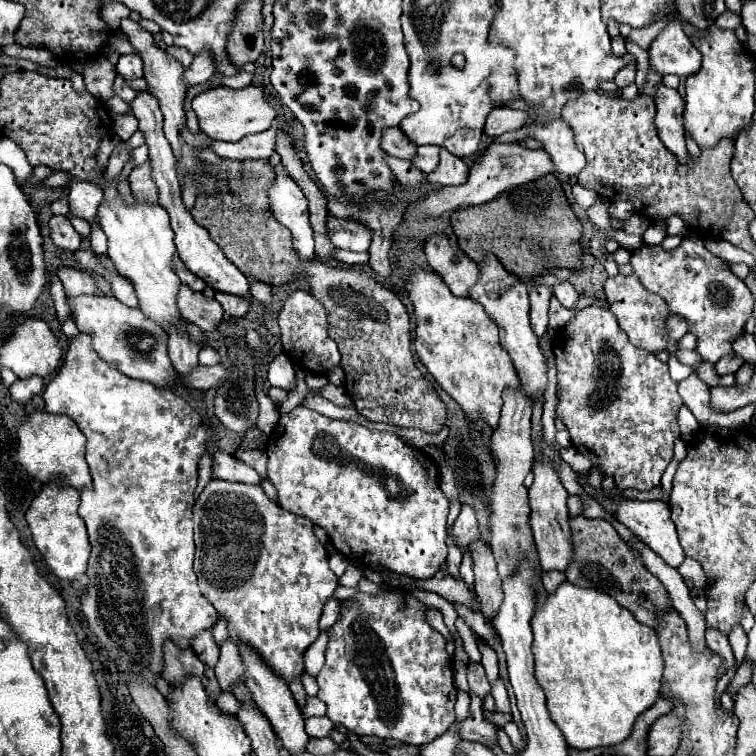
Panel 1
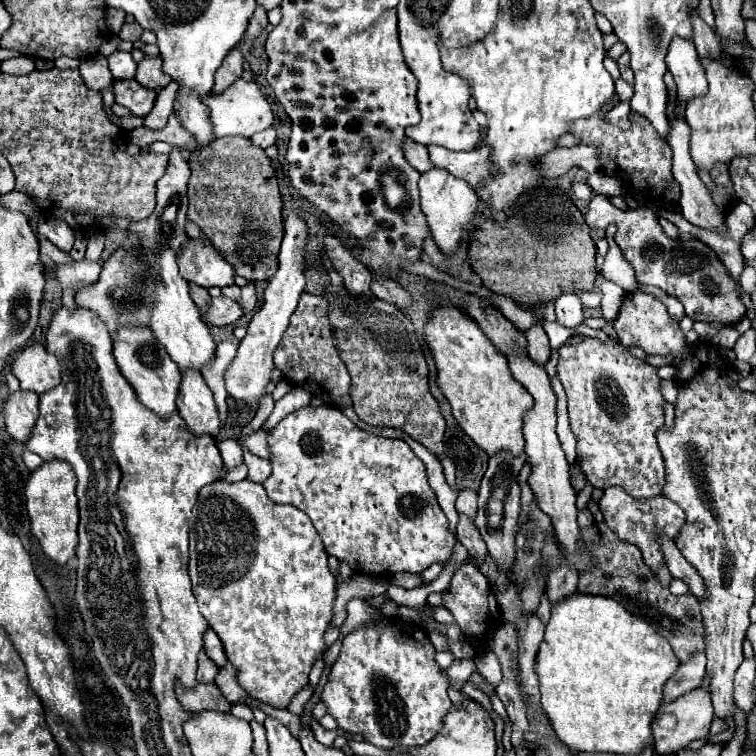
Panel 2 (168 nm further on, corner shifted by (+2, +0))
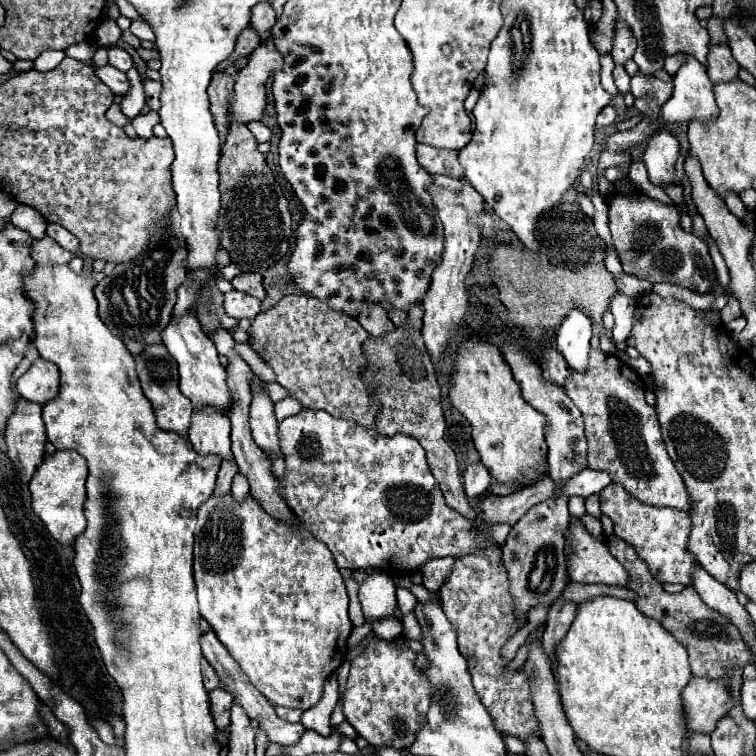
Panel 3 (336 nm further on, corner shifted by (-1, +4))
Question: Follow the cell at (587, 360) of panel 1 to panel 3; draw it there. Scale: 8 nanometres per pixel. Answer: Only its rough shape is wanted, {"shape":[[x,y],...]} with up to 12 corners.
{"shape":[[591,350],[567,396],[589,468],[637,500],[691,510],[635,370]]}

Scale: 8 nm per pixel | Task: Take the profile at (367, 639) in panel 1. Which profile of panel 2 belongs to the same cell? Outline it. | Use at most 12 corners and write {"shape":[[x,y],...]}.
{"shape":[[350,632],[320,700],[380,748],[424,746],[452,702],[428,634]]}

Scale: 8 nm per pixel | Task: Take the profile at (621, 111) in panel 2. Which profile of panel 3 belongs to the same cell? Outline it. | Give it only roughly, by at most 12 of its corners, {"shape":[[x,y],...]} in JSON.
{"shape":[[613,106],[603,108],[597,116],[599,128],[609,126],[615,122]]}

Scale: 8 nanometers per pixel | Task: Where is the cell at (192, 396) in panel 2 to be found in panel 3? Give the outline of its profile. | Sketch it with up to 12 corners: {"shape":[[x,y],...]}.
{"shape":[[193,412],[189,442],[201,456],[231,460],[229,418]]}

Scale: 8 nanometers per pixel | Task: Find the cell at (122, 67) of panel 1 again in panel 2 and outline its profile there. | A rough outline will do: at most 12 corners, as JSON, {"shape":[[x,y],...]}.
{"shape":[[112,52],[108,66],[114,80],[134,78],[130,52]]}

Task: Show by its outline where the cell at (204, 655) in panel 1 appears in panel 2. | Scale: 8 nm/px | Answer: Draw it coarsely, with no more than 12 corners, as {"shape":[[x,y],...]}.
{"shape":[[202,650],[198,680],[214,682],[218,666]]}

